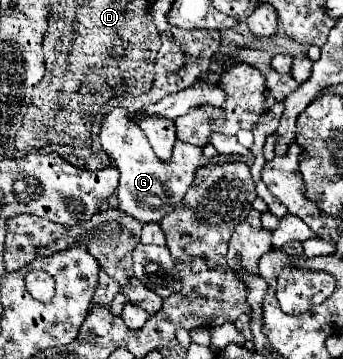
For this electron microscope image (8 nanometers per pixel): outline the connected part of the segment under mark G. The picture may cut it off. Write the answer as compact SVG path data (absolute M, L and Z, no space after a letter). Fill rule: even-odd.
M113 106L111 112L103 116L99 138L111 164L121 174L119 186L117 186L119 210L131 214L141 222L161 222L161 218L173 212L173 208L183 200L185 192L191 188L195 170L199 168L203 158L203 150L199 146L177 140L171 160L161 162L153 154L139 124L129 118L129 112L125 110L125 106Z

